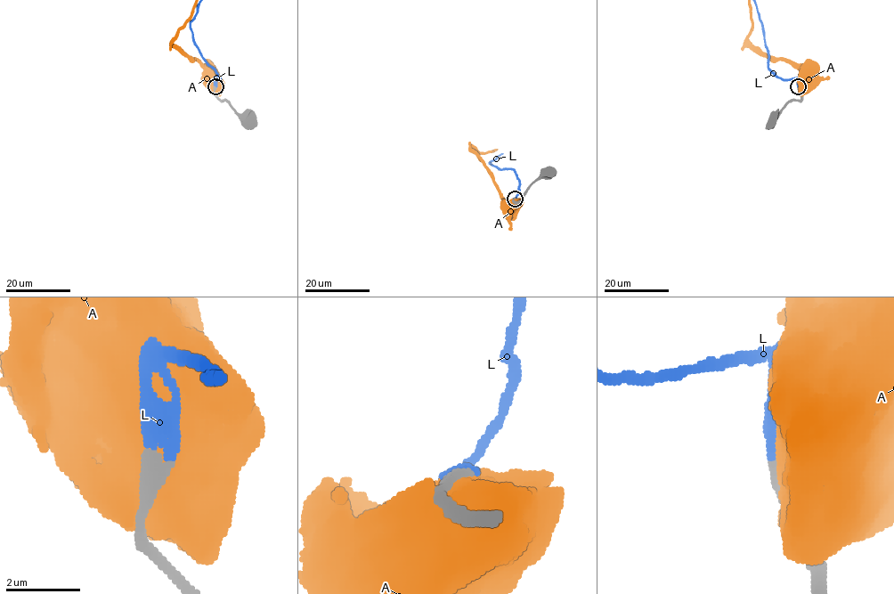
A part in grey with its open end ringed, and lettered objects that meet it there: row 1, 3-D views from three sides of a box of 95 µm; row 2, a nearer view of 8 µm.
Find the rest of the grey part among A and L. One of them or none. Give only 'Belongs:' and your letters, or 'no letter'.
Belongs: L

